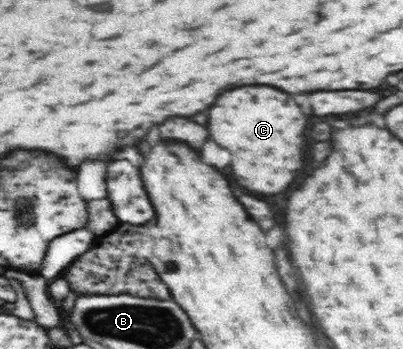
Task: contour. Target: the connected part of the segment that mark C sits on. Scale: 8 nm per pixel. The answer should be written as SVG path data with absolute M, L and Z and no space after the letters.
M248 85L222 93L210 107L210 137L232 153L232 173L244 179L240 185L264 193L278 195L286 191L306 167L306 125L308 117L300 111L294 97L268 85Z

